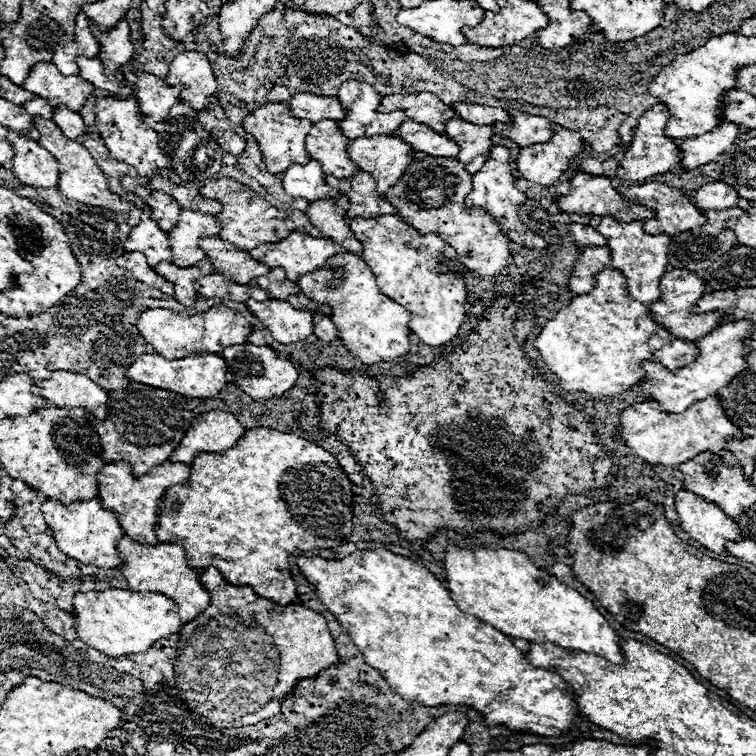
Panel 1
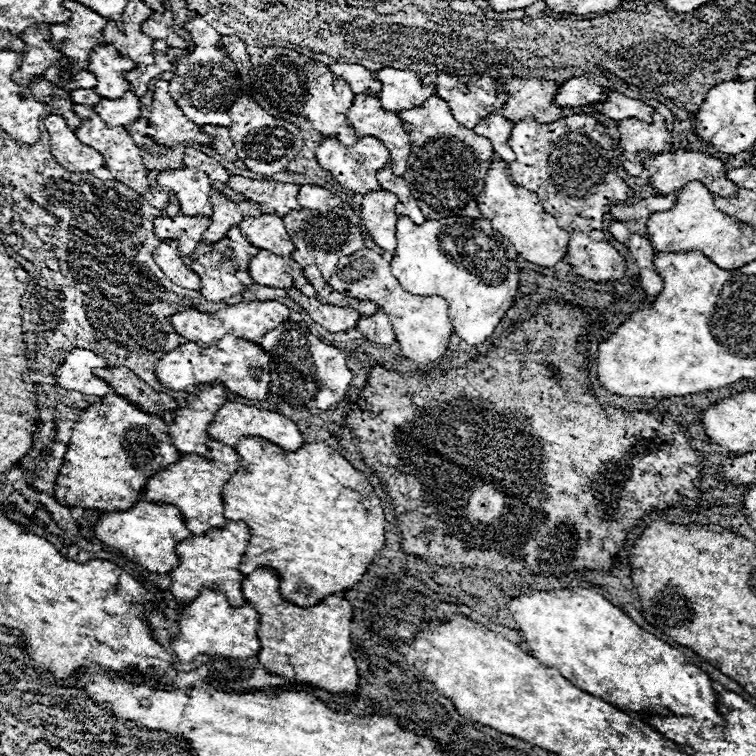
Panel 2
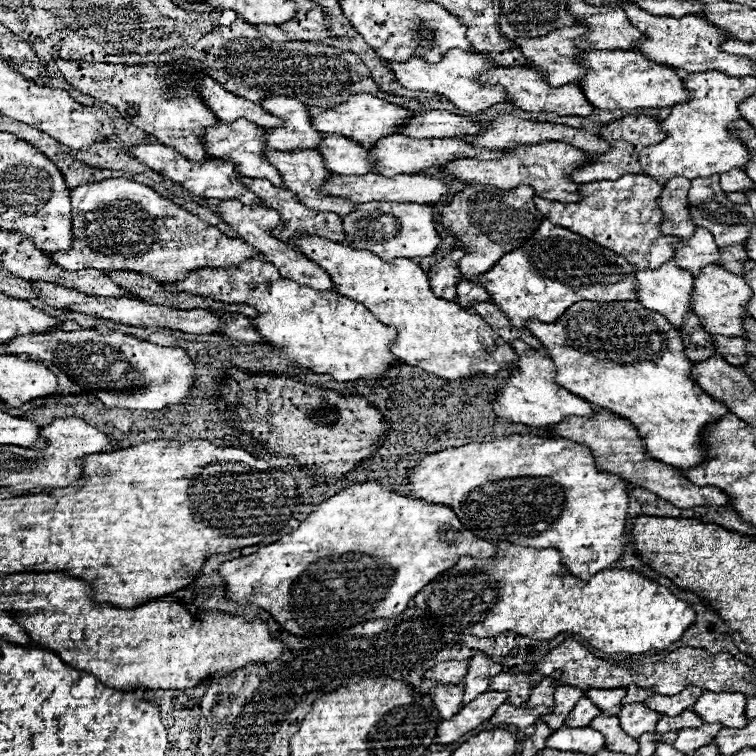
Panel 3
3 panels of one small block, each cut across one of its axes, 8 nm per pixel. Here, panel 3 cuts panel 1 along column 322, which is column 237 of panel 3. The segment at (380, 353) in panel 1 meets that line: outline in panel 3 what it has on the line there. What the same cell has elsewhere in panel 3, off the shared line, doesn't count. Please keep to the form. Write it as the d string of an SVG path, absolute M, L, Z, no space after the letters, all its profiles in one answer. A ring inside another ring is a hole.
M258 258L244 260L240 268L202 268L192 276L184 276L184 280L164 282L164 288L168 292L206 296L216 302L252 306L258 312L252 326L270 348L312 372L330 374L340 382L382 376L396 360L390 352L396 328L384 326L360 302L352 302L338 292L314 290L282 278L272 264Z

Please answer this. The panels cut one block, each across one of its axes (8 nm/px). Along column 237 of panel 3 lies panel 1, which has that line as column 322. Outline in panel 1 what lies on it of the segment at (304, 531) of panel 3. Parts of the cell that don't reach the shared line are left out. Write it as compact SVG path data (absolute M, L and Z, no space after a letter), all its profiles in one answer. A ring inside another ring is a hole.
M384 548L382 550L356 550L350 556L346 556L344 560L324 560L320 556L312 556L312 558L298 556L296 564L298 564L300 572L304 574L304 578L314 586L320 602L338 618L342 628L350 634L352 642L364 654L366 664L376 668L384 676L384 680L390 684L390 688L394 692L398 692L404 700L420 702L420 704L462 704L462 706L472 706L484 716L484 724L504 724L506 728L512 728L516 732L528 732L528 734L536 734L536 736L562 736L564 732L568 732L576 724L576 720L580 716L580 708L576 708L576 700L572 696L572 688L568 688L568 684L564 684L564 680L560 676L556 676L554 672L548 672L548 670L542 670L542 668L534 668L526 660L526 656L512 644L510 636L502 634L500 630L492 628L490 624L484 624L482 620L478 620L472 614L466 616L454 604L454 600L450 598L450 592L442 586L442 582L436 580L436 576L428 568L424 568L422 564L418 564L418 562L414 562L410 558L398 556L394 552L388 552Z

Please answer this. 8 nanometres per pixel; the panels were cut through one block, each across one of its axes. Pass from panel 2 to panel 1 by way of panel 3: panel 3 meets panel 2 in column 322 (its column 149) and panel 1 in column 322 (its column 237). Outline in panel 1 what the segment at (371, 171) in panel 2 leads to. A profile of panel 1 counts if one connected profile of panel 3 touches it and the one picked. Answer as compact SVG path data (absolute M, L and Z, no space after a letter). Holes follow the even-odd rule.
M316 160L300 166L294 164L284 172L284 190L294 198L306 198L310 202L316 200L330 200L340 196L340 192L324 182L322 166Z

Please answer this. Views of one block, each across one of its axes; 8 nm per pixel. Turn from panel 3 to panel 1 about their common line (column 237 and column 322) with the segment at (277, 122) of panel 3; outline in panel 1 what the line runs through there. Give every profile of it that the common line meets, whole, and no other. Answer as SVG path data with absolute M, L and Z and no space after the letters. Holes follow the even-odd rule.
M300 92L290 100L290 110L292 116L296 118L306 118L310 122L320 122L320 120L344 120L348 108L338 98L332 96L316 96L310 92Z

